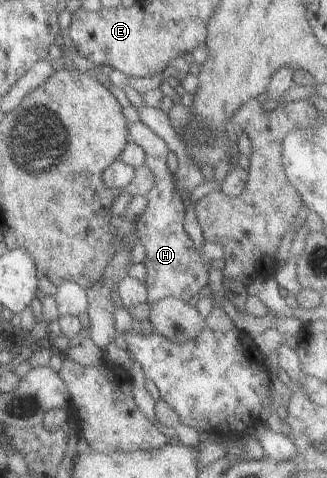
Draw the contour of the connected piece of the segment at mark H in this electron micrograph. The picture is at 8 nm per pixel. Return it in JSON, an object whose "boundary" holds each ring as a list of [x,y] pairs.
{"boundary":[[[142,121],[127,127],[127,141],[142,148],[145,158],[143,164],[154,176],[152,187],[146,192],[146,209],[135,221],[137,243],[144,247],[144,259],[141,261],[145,269],[144,285],[147,302],[154,302],[163,297],[175,297],[187,302],[190,297],[198,294],[208,279],[208,265],[200,258],[198,251],[192,246],[182,228],[184,205],[180,195],[176,193],[173,176],[166,168],[166,157],[169,152],[167,145],[159,135],[152,133]]]}

